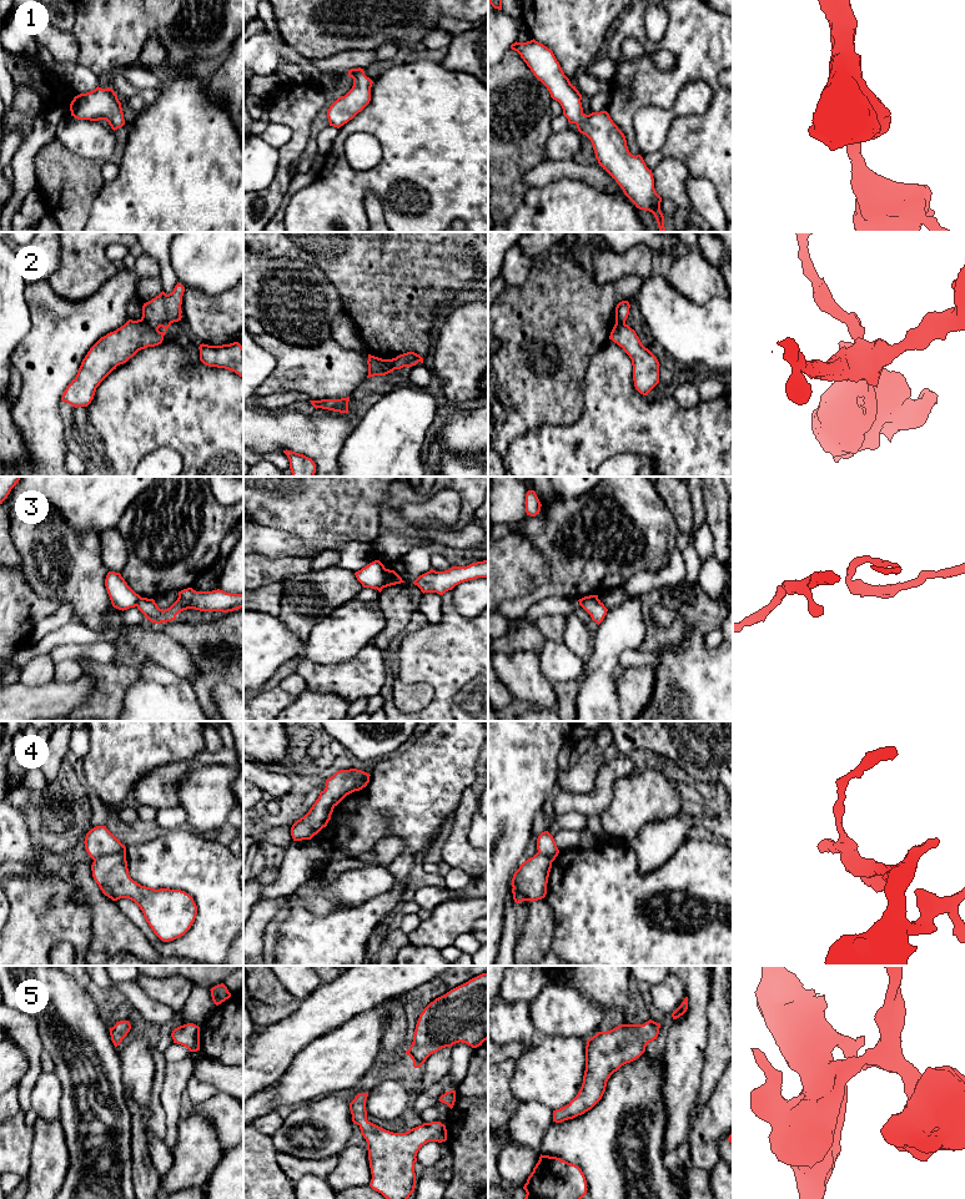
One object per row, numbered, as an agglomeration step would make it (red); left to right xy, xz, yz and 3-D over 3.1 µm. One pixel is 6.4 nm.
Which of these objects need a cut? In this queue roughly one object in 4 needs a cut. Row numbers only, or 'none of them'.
2, 3, 4

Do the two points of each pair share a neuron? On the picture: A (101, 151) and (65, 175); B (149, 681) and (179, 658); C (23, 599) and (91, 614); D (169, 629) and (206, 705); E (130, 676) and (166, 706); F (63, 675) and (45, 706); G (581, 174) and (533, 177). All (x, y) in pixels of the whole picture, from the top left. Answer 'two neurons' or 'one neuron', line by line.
A: two neurons
B: two neurons
C: two neurons
D: one neuron
E: two neurons
F: two neurons
G: one neuron

